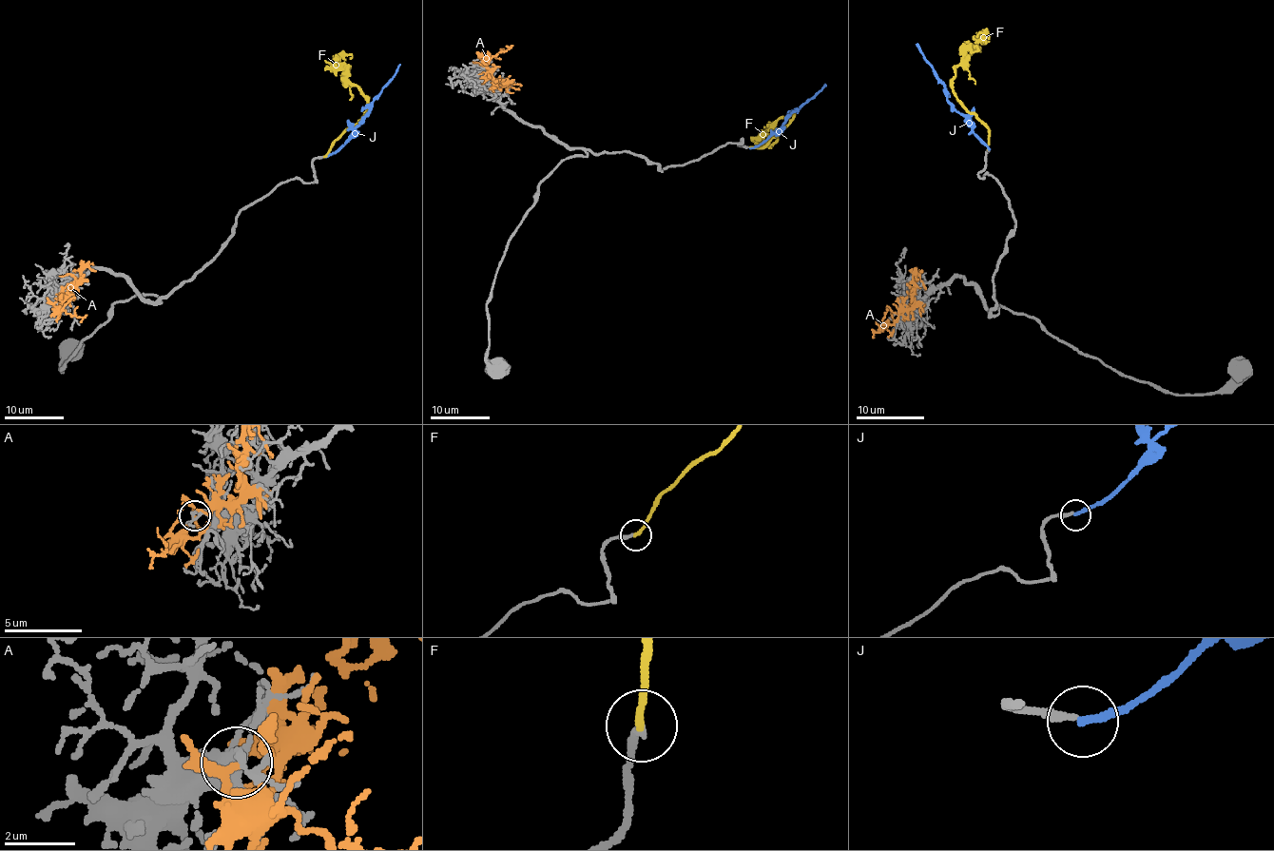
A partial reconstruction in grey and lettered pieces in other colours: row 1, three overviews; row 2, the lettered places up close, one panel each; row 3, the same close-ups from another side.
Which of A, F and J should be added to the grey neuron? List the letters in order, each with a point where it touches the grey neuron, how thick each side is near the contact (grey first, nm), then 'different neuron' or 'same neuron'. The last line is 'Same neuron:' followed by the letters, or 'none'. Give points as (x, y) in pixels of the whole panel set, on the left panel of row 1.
A: contact (55, 301); calibres 140 and 190 nm; different neuron
F: contact (324, 156); calibres 220 and 200 nm; same neuron
J: contact (324, 157); calibres 220 and 240 nm; different neuron
Same neuron: F

